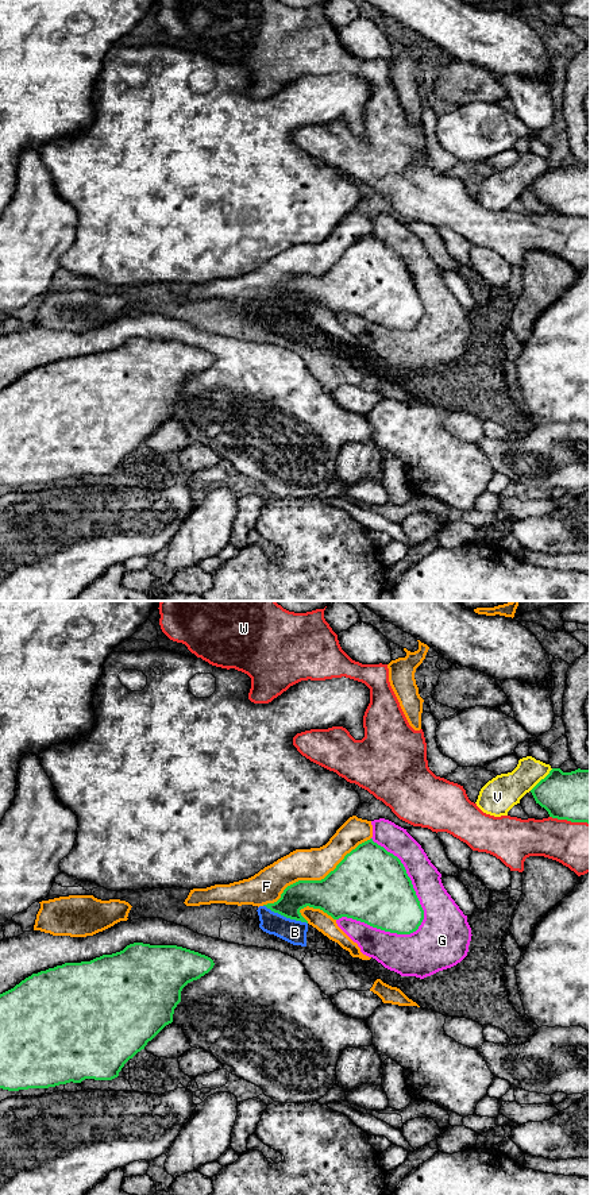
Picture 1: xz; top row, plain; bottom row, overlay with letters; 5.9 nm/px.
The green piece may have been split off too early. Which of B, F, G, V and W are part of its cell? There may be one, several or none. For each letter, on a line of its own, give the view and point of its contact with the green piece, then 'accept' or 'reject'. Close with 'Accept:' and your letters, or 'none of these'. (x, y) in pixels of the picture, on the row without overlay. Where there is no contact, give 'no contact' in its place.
B: xz (285, 311) | reject
F: xz (315, 276) | reject
G: xz (411, 278) | reject
V: xz (542, 174) | reject
W: xz (570, 215) | reject
Accept: none of these

